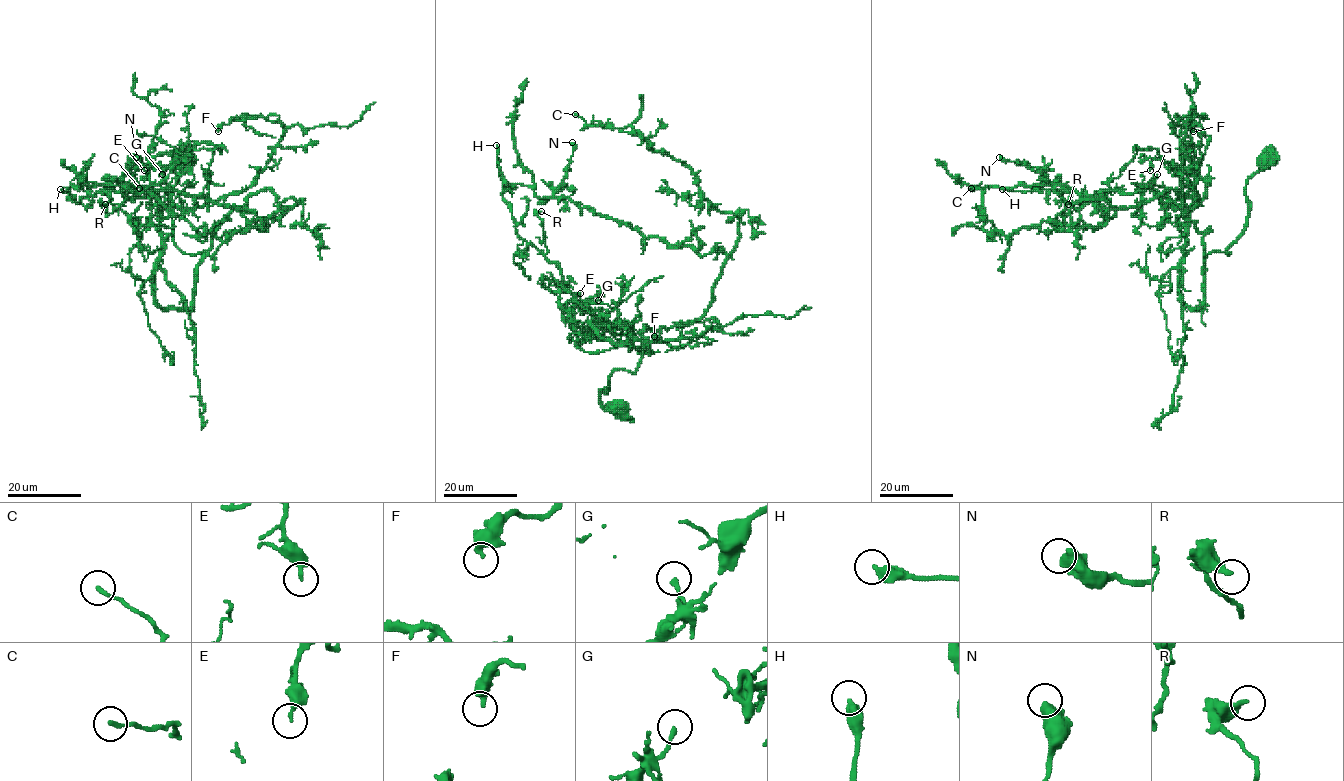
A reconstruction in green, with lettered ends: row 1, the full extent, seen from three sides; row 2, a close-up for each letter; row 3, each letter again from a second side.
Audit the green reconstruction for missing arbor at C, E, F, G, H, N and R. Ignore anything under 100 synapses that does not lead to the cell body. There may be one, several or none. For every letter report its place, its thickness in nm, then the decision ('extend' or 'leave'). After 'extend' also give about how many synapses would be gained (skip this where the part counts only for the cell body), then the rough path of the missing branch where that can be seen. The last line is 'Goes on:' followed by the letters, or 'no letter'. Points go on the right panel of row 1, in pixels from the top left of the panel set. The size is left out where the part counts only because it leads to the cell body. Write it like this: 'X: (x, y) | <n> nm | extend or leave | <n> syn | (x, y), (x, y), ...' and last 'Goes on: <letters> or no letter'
C: (971, 188) | 170 nm | leave
E: (1150, 170) | 260 nm | leave
F: (1193, 131) | 280 nm | leave
G: (1157, 174) | 180 nm | leave
H: (1002, 189) | 440 nm | leave
N: (999, 157) | 600 nm | leave
R: (1068, 204) | 280 nm | leave
Goes on: no letter

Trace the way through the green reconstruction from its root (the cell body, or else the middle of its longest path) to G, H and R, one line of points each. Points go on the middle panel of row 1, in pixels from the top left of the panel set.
G: (618, 409), (600, 392), (642, 351), (590, 322), (598, 329), (581, 336), (562, 309), (598, 300)
H: (618, 409), (600, 392), (642, 351), (590, 322), (590, 338), (572, 327), (560, 268), (518, 235), (496, 145)
R: (618, 409), (600, 392), (642, 351), (590, 322), (590, 338), (572, 327), (541, 211)

